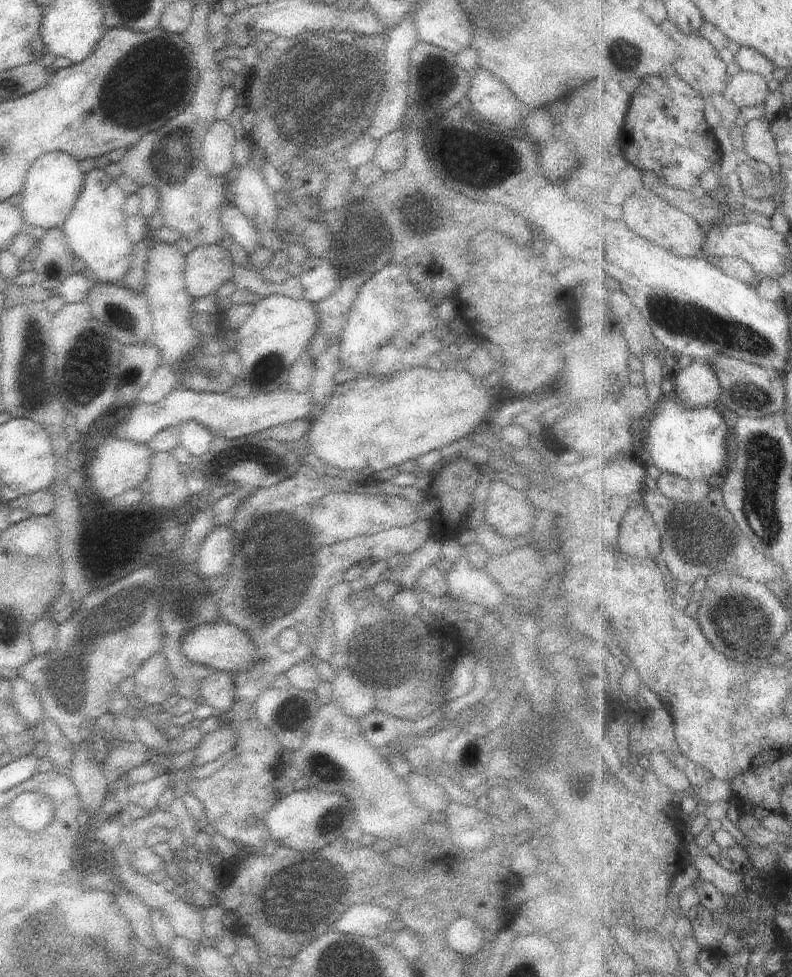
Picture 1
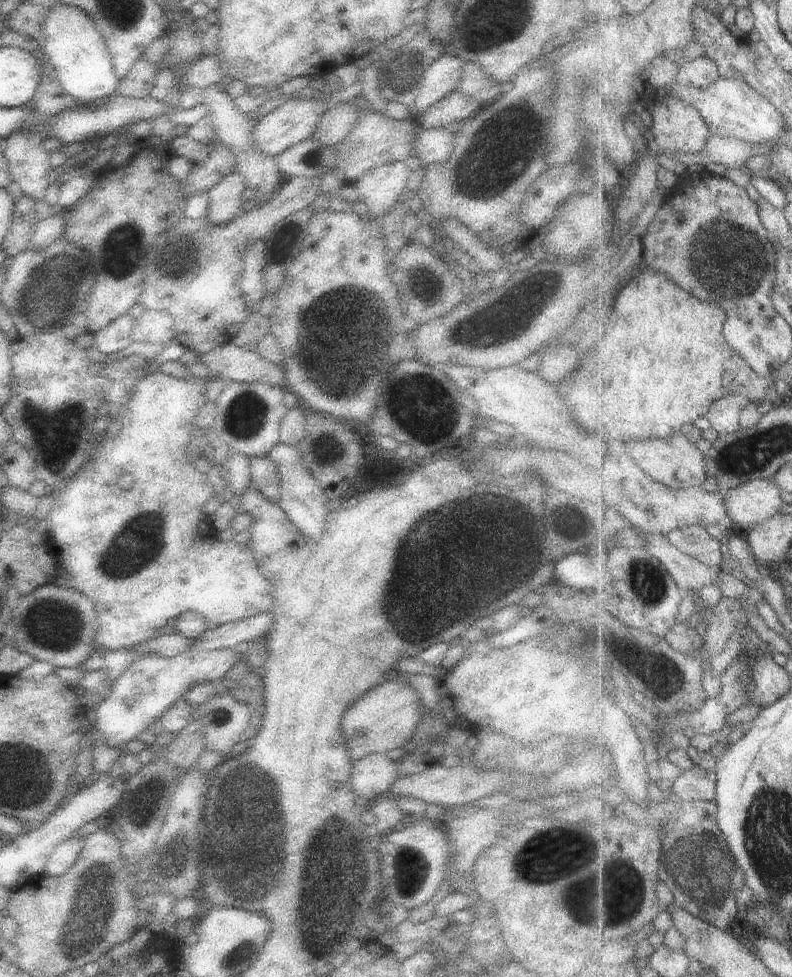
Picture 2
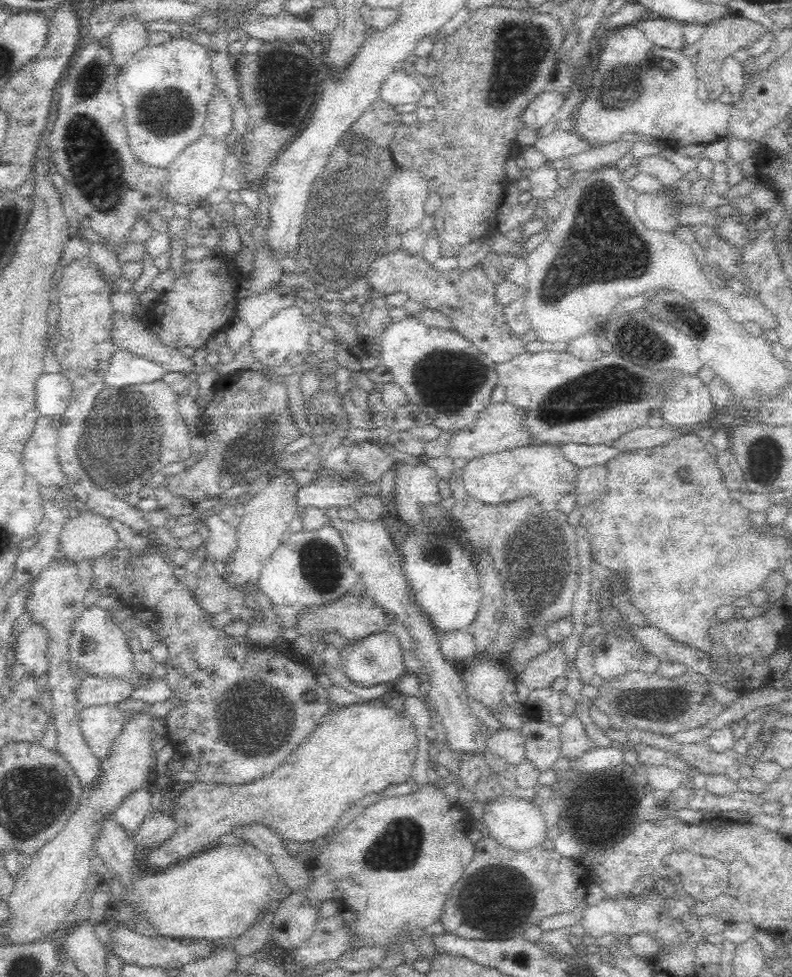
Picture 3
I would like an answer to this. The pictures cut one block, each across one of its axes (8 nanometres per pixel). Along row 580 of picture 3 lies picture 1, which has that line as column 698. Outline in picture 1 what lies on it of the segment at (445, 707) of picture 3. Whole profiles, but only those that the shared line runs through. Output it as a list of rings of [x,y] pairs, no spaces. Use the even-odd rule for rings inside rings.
[[[693,360],[684,369],[676,369],[671,377],[676,386],[675,397],[689,408],[718,406],[723,396],[718,374],[706,360]]]

